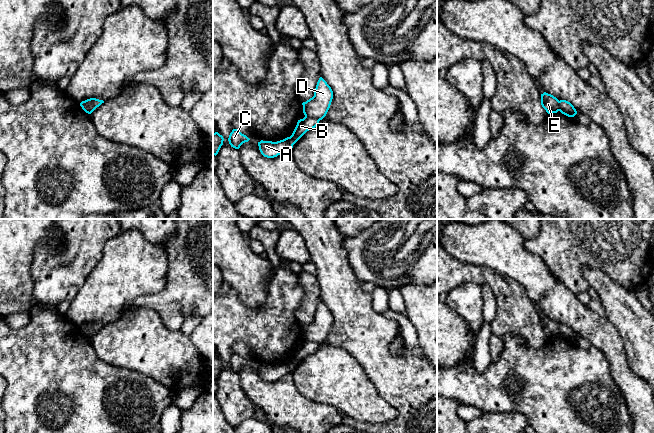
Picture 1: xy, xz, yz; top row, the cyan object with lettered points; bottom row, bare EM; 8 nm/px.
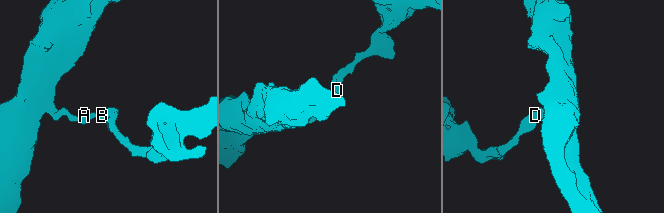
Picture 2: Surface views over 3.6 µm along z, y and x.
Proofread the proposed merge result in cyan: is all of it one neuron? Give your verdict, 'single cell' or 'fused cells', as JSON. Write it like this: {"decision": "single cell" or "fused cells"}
{"decision": "fused cells"}

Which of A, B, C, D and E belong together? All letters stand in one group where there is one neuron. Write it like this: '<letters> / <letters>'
A B C / D E

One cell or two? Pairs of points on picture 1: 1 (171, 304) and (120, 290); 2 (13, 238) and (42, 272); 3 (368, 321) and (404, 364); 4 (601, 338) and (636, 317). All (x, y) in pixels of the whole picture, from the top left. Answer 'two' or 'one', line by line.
1: two
2: two
3: one
4: two

